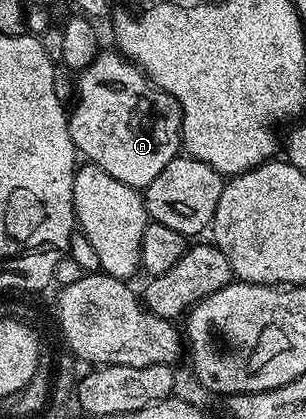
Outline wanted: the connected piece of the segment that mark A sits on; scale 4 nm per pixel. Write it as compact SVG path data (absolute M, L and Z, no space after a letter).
M101 51L85 69L79 70L76 81L76 106L68 113L70 139L76 145L77 154L91 164L102 167L106 175L114 175L118 183L126 183L131 189L141 191L154 183L162 167L170 163L182 149L184 116L178 99L144 76L144 72L119 51Z

